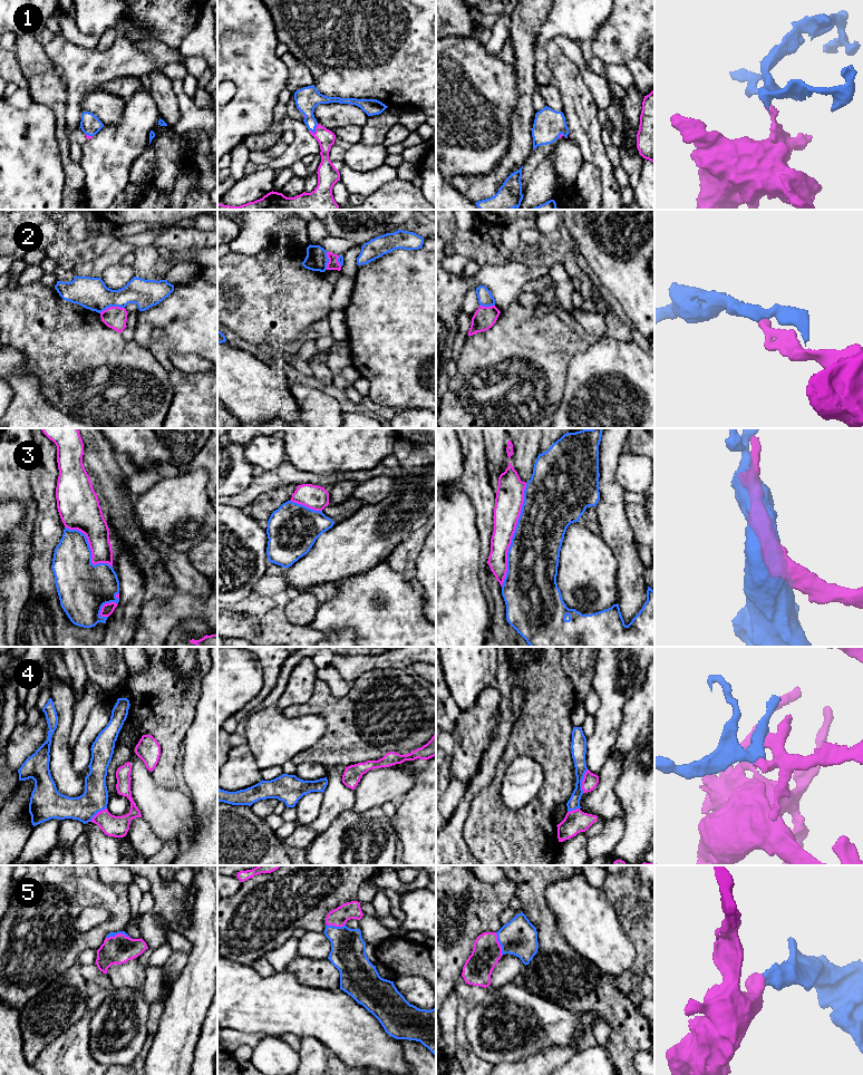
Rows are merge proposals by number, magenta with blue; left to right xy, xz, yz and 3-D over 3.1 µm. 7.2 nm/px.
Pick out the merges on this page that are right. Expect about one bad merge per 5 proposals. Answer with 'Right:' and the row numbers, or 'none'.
Right: 1, 3, 4, 5

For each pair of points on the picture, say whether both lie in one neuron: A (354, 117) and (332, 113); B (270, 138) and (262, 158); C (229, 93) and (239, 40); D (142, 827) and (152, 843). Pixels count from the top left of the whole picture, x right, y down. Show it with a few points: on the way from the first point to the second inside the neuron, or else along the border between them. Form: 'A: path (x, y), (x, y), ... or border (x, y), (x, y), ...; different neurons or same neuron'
A: path (348, 114), (338, 114); same neuron
B: border (279, 141), (263, 149), (250, 152); different neurons
C: border (231, 80), (235, 86), (235, 94), (229, 102); different neurons
D: path (142, 831), (148, 840); same neuron

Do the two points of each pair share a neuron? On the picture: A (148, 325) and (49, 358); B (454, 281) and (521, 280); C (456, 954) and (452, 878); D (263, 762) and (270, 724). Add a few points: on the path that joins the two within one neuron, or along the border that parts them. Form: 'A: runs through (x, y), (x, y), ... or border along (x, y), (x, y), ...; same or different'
A: border along (134, 339), (154, 356); different
B: runs through (471, 282), (477, 280), (504, 280); same
C: runs through (466, 931), (468, 910), (475, 901), (472, 888); same
D: runs through (269, 753), (270, 733); same

